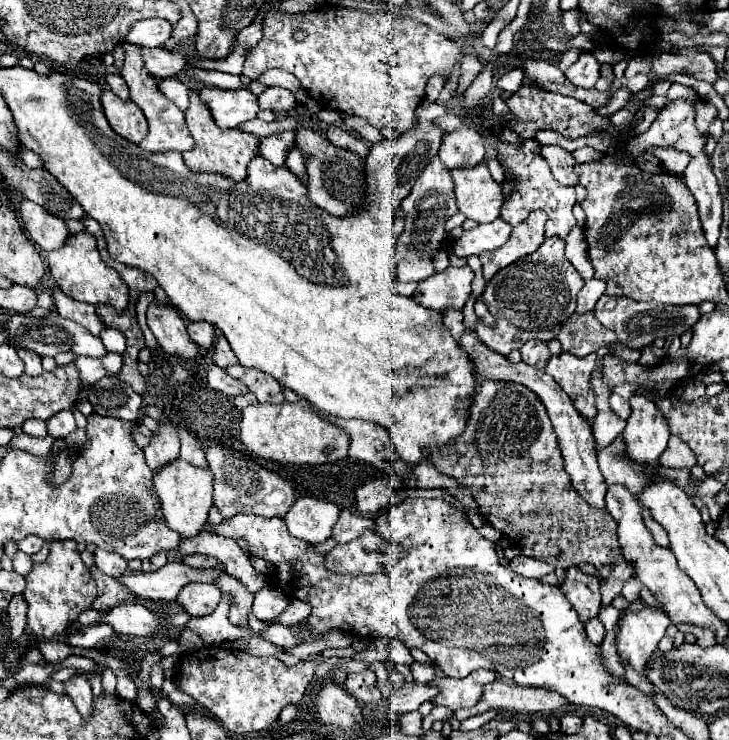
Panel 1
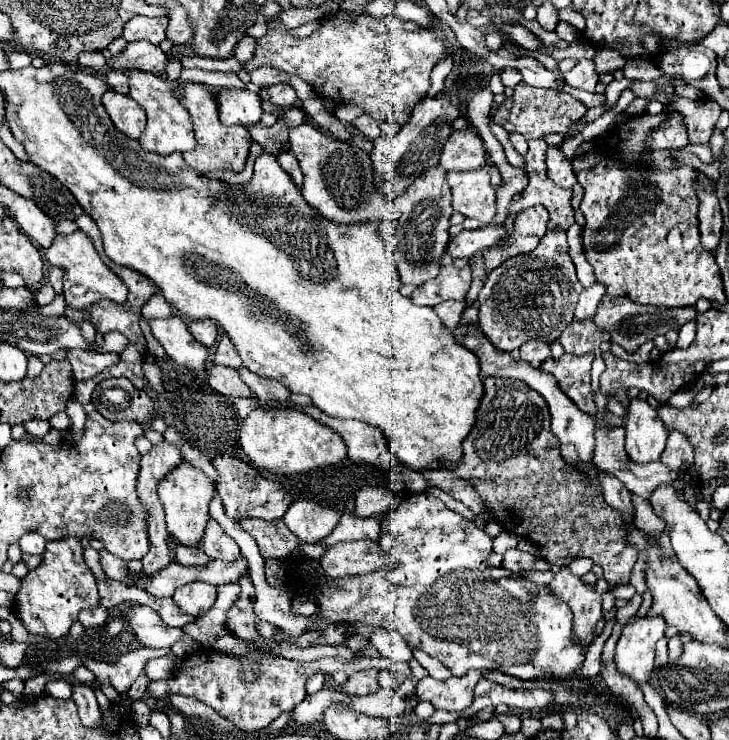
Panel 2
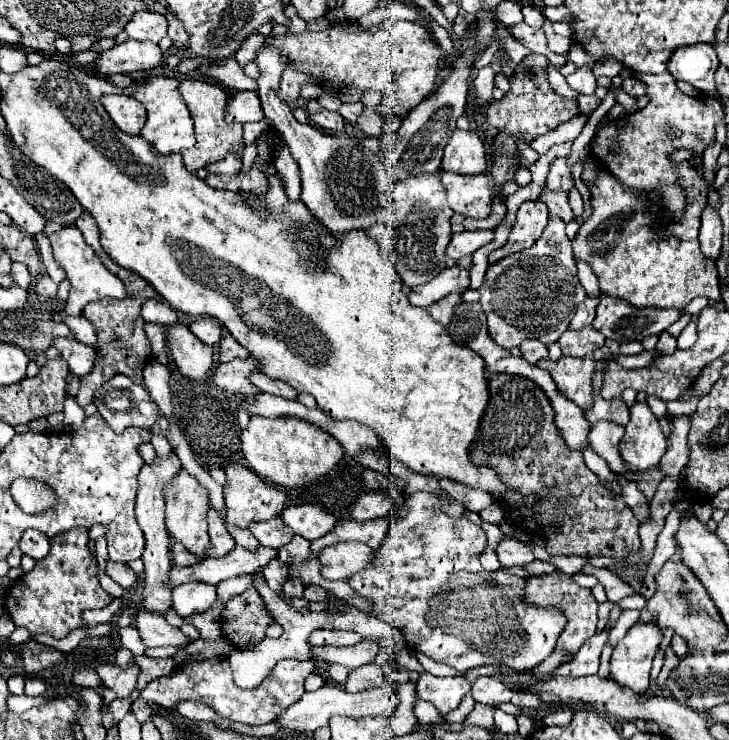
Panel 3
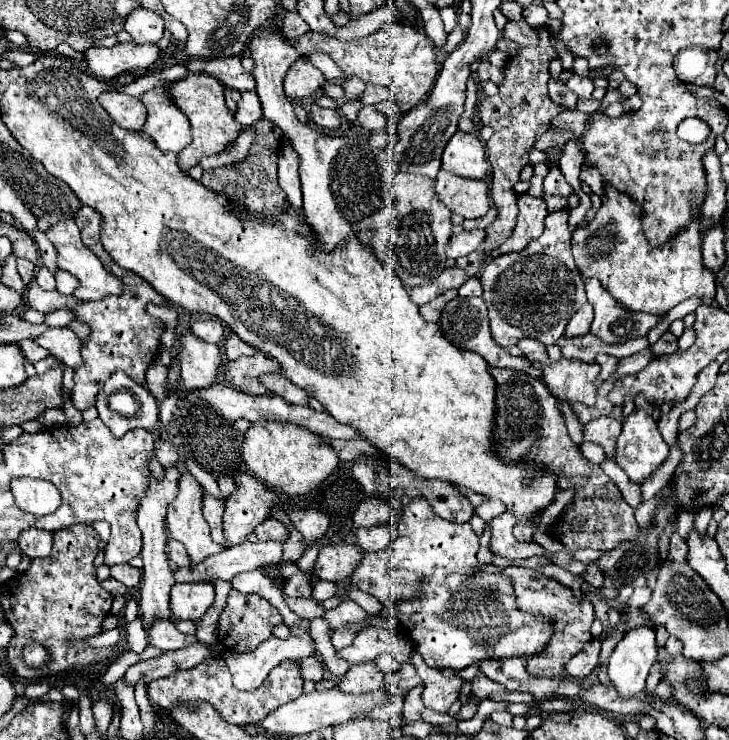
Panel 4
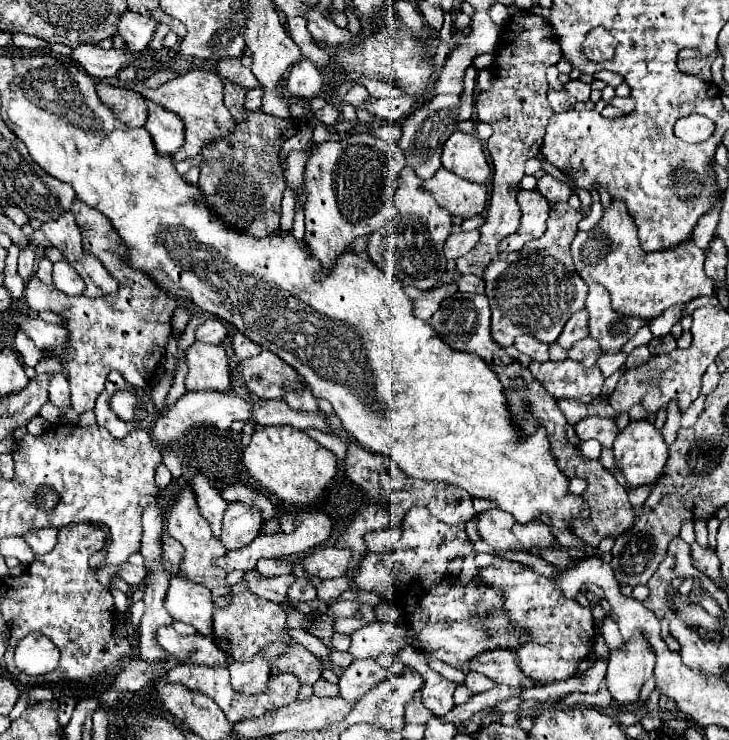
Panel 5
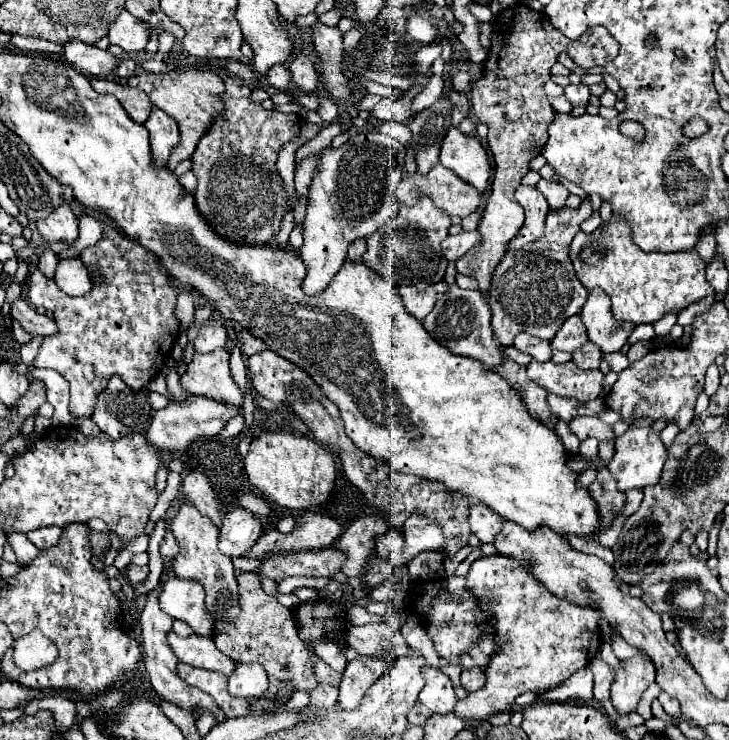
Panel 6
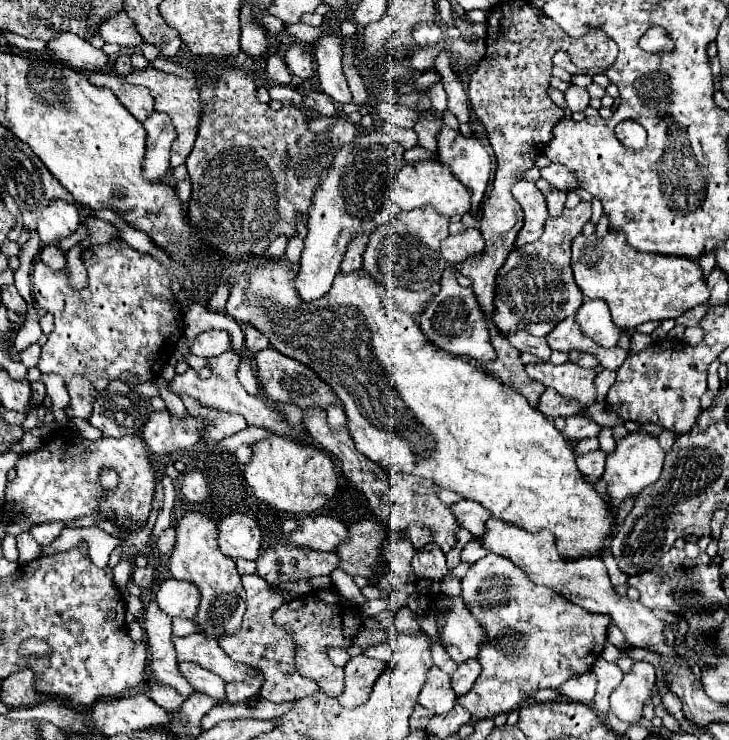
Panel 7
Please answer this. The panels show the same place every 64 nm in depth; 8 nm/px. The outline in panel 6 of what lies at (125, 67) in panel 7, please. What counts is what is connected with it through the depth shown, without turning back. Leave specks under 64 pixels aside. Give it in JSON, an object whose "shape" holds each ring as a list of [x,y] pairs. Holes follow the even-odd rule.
{"shape":[[[126,58],[126,60],[122,60],[118,66],[116,66],[116,74],[118,74],[118,78],[122,78],[122,80],[126,80],[126,78],[130,78],[132,74],[134,74],[134,68],[136,68],[136,64],[134,64],[134,60],[130,60],[130,58]]]}

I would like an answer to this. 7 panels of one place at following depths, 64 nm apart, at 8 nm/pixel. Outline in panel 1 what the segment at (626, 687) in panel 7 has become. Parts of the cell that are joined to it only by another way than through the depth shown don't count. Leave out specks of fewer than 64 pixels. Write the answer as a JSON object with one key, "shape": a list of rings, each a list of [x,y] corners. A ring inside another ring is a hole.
{"shape":[[[646,606],[640,612],[624,612],[622,616],[620,638],[616,640],[620,662],[626,662],[644,676],[658,642],[666,634],[666,614]]]}

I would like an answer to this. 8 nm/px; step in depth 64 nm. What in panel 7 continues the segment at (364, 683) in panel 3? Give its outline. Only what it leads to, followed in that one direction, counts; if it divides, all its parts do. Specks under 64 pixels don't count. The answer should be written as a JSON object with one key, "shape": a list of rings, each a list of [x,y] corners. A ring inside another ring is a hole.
{"shape":[[[366,654],[350,658],[350,662],[344,666],[346,688],[344,688],[340,704],[346,706],[346,708],[354,708],[354,706],[366,702],[378,674],[384,670],[384,666],[386,666],[386,662],[368,658]]]}

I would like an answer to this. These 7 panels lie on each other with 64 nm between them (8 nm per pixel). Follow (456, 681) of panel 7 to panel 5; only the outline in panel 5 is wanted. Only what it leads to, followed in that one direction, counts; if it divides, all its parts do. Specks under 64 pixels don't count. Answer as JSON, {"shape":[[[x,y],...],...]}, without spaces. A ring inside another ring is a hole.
{"shape":[[[470,670],[470,672],[466,674],[464,684],[466,684],[474,694],[478,694],[478,692],[486,692],[486,690],[490,690],[490,688],[494,686],[494,682],[492,682],[490,678],[486,678],[484,674],[474,672],[474,670]]]}

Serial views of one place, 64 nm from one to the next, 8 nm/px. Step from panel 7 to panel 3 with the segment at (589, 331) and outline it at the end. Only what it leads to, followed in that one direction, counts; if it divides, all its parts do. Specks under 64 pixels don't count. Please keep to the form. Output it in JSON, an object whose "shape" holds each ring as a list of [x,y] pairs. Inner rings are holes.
{"shape":[[[578,262],[578,278],[584,286],[584,290],[590,294],[590,296],[598,296],[600,302],[596,306],[596,318],[592,322],[592,326],[602,332],[608,340],[616,340],[616,342],[632,342],[632,340],[644,340],[646,336],[650,334],[660,334],[664,332],[672,322],[676,322],[682,312],[680,310],[638,310],[634,306],[630,306],[626,300],[620,300],[620,298],[612,298],[608,294],[604,294],[600,288],[598,288],[598,280],[596,276],[592,274],[592,270],[588,266],[584,266],[584,262]]]}

